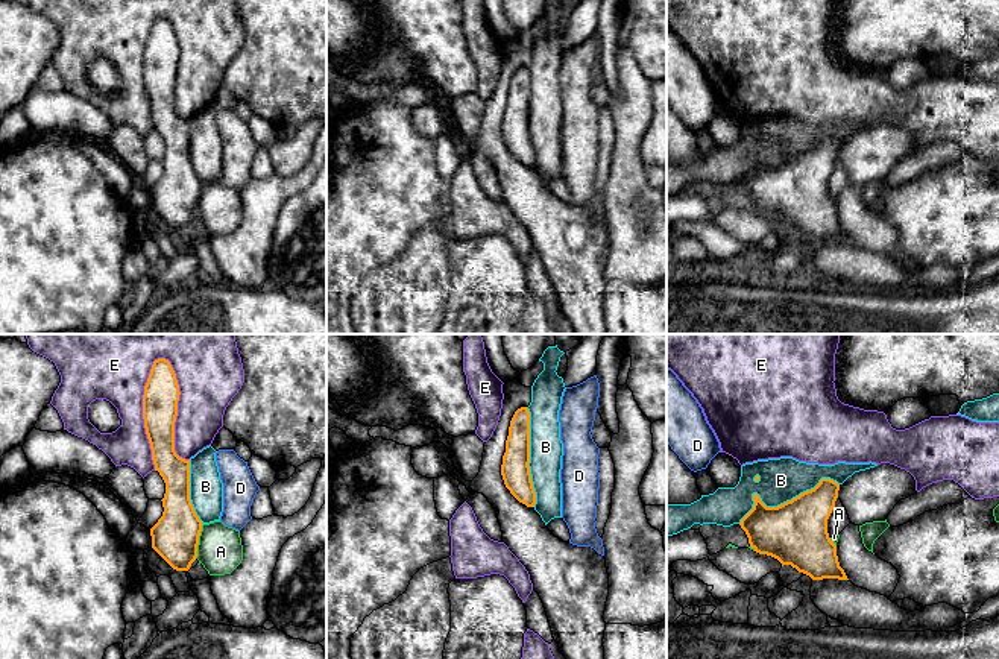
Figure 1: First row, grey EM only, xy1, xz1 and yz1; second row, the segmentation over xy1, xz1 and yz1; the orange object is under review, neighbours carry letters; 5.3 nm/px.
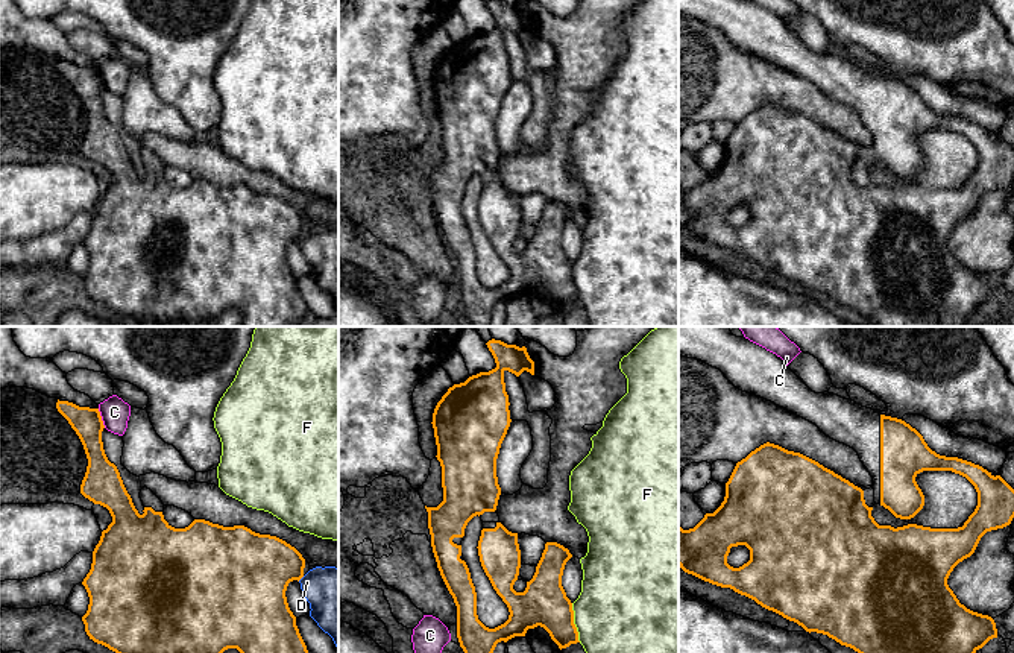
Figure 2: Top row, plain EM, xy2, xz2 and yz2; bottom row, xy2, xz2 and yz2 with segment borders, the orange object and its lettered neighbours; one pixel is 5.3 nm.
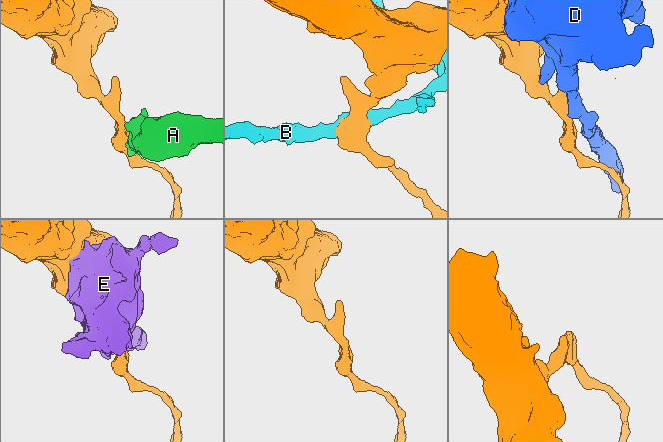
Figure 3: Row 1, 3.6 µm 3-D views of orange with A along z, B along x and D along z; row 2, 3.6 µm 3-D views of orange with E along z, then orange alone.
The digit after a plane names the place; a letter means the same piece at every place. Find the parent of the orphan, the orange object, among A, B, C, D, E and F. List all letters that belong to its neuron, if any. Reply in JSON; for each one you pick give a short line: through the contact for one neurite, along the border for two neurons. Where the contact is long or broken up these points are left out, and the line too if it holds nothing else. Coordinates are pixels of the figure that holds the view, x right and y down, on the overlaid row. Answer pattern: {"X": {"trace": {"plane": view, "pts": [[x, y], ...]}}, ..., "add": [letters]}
{"add": []}

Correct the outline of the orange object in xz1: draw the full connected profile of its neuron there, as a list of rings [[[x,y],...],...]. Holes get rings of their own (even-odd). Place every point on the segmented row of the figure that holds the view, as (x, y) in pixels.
[[[521,407],[515,411],[506,452],[503,456],[501,475],[510,493],[527,507],[534,507],[536,492],[530,474],[530,411]]]

